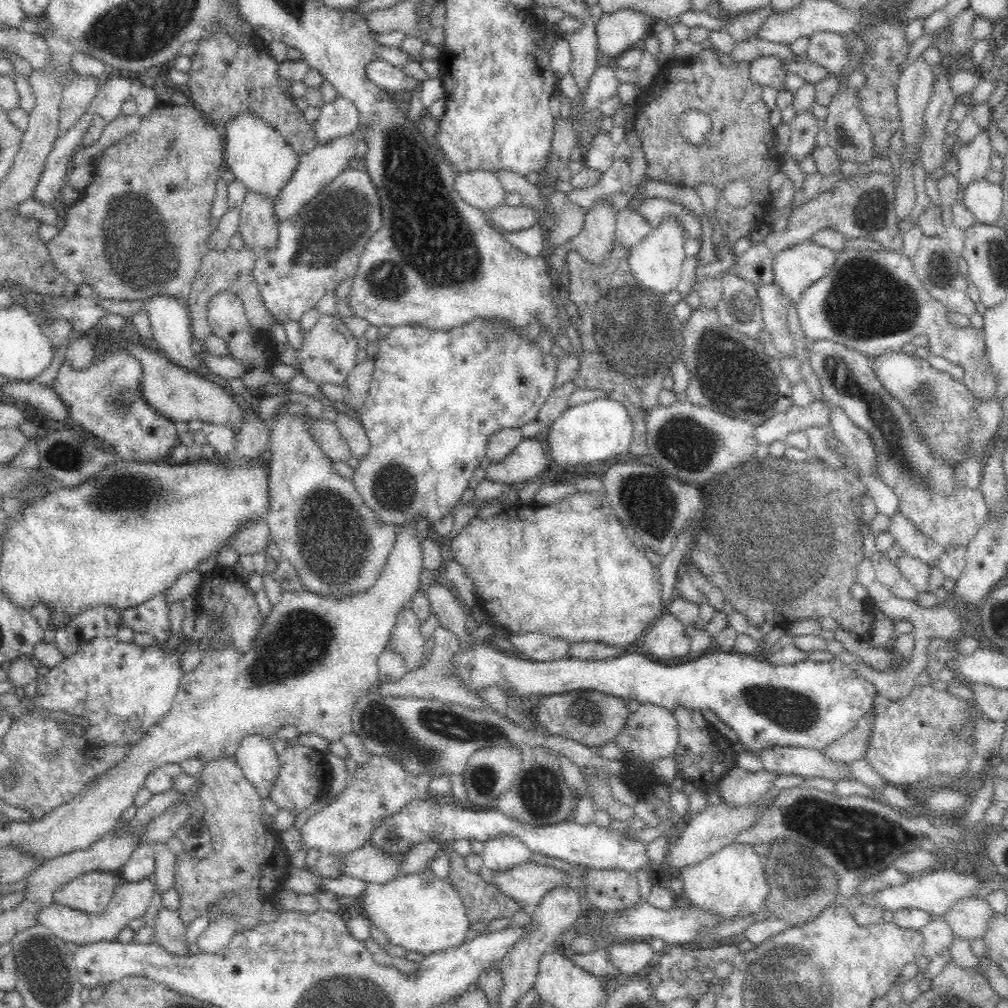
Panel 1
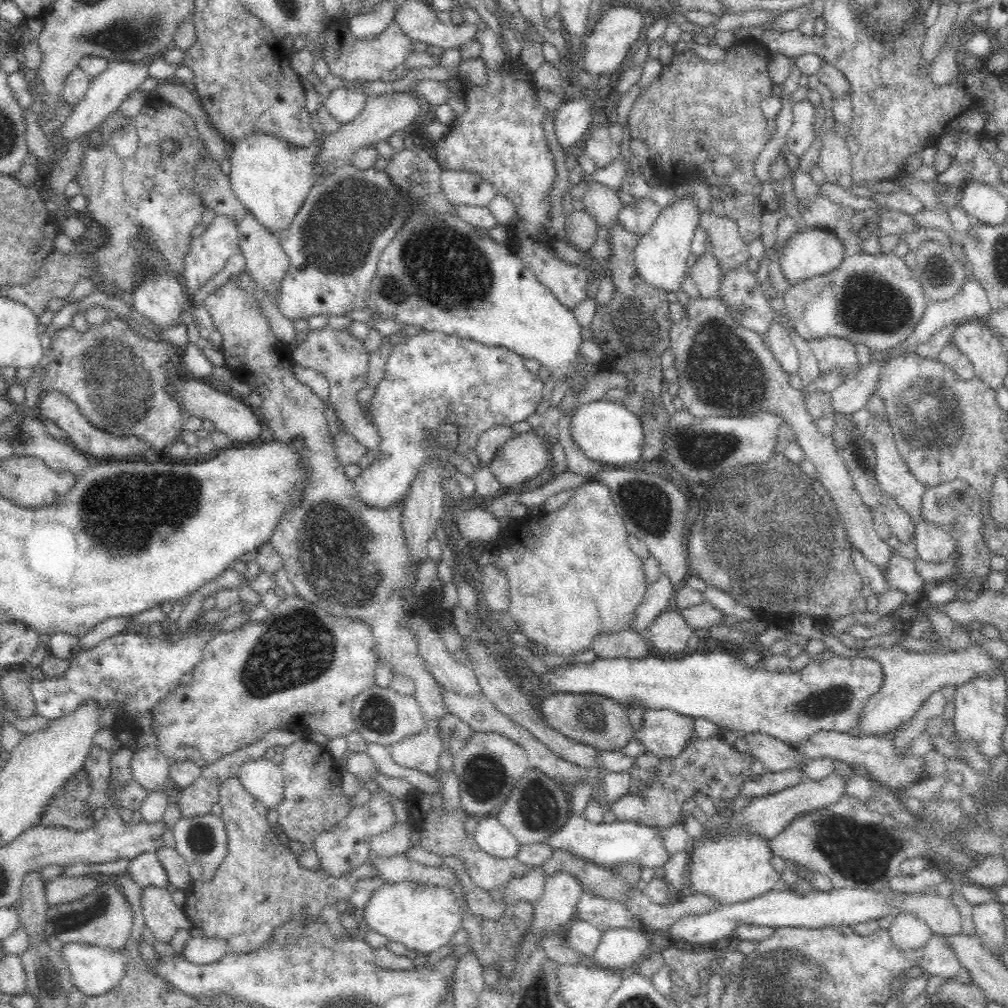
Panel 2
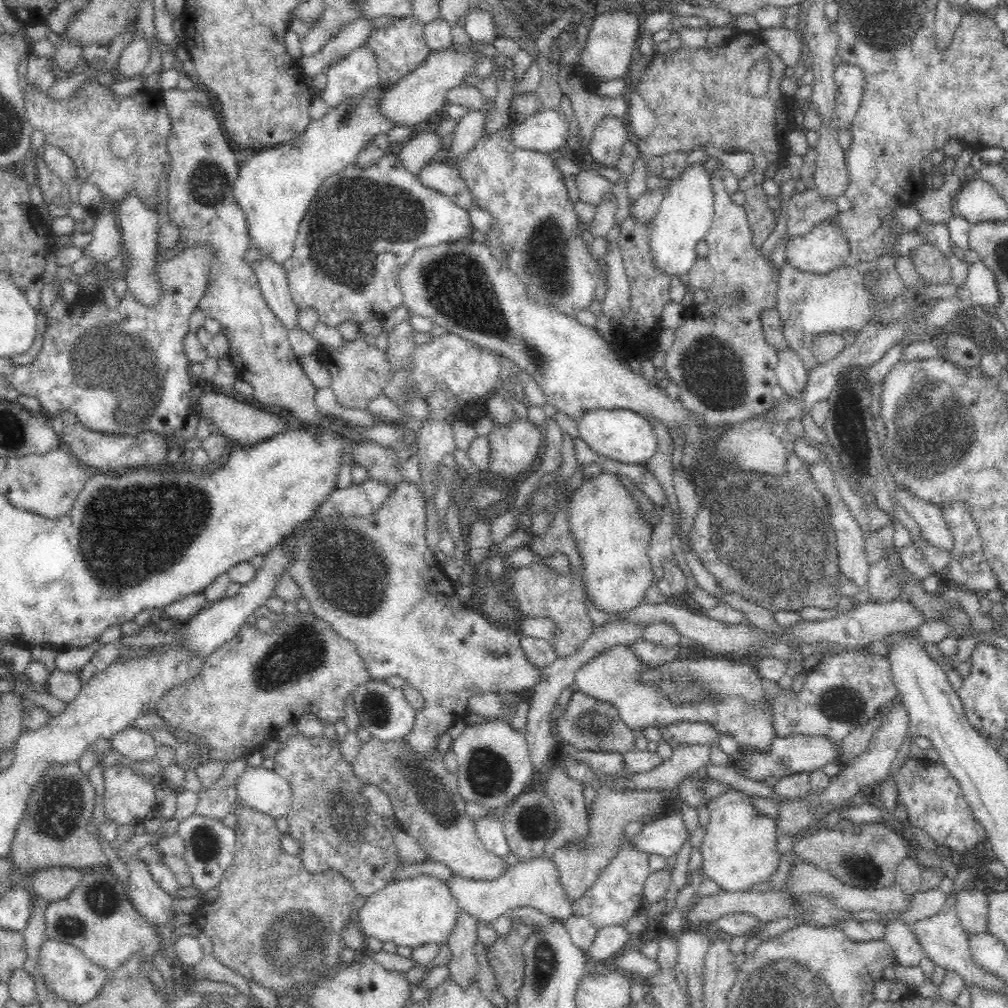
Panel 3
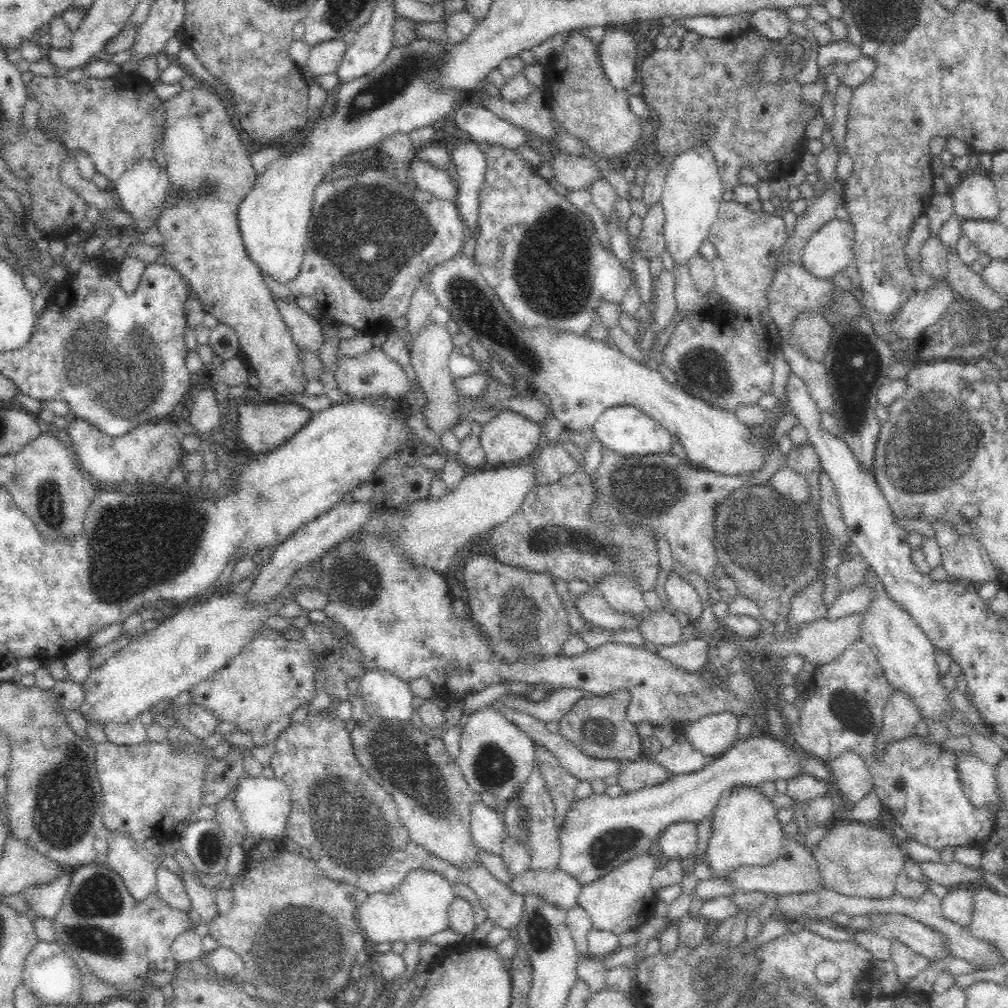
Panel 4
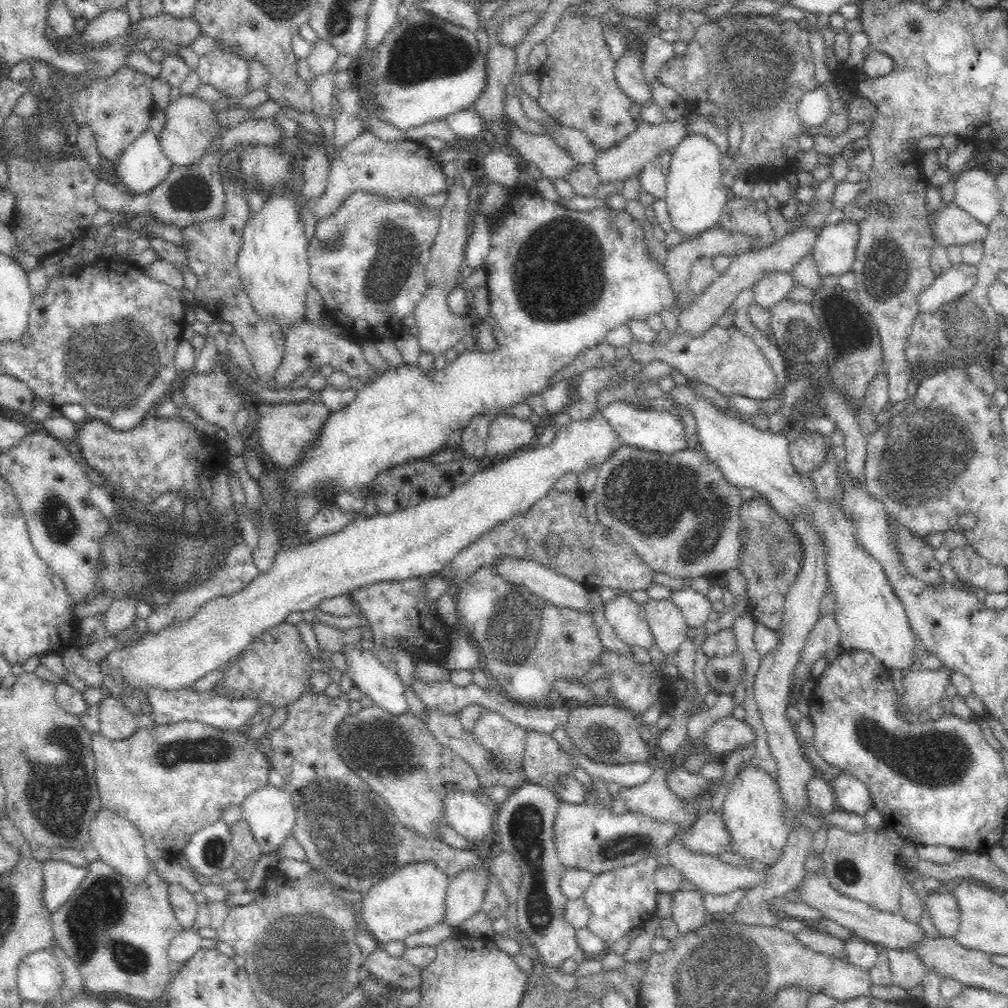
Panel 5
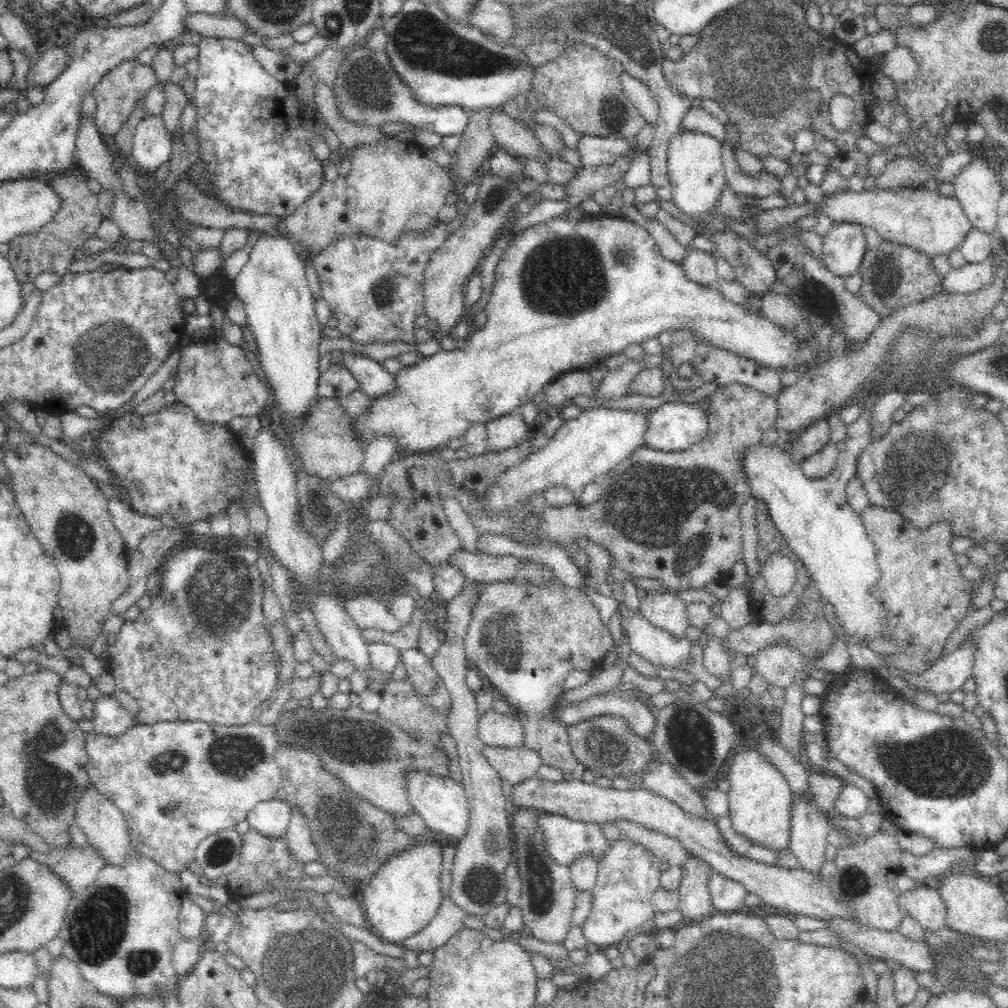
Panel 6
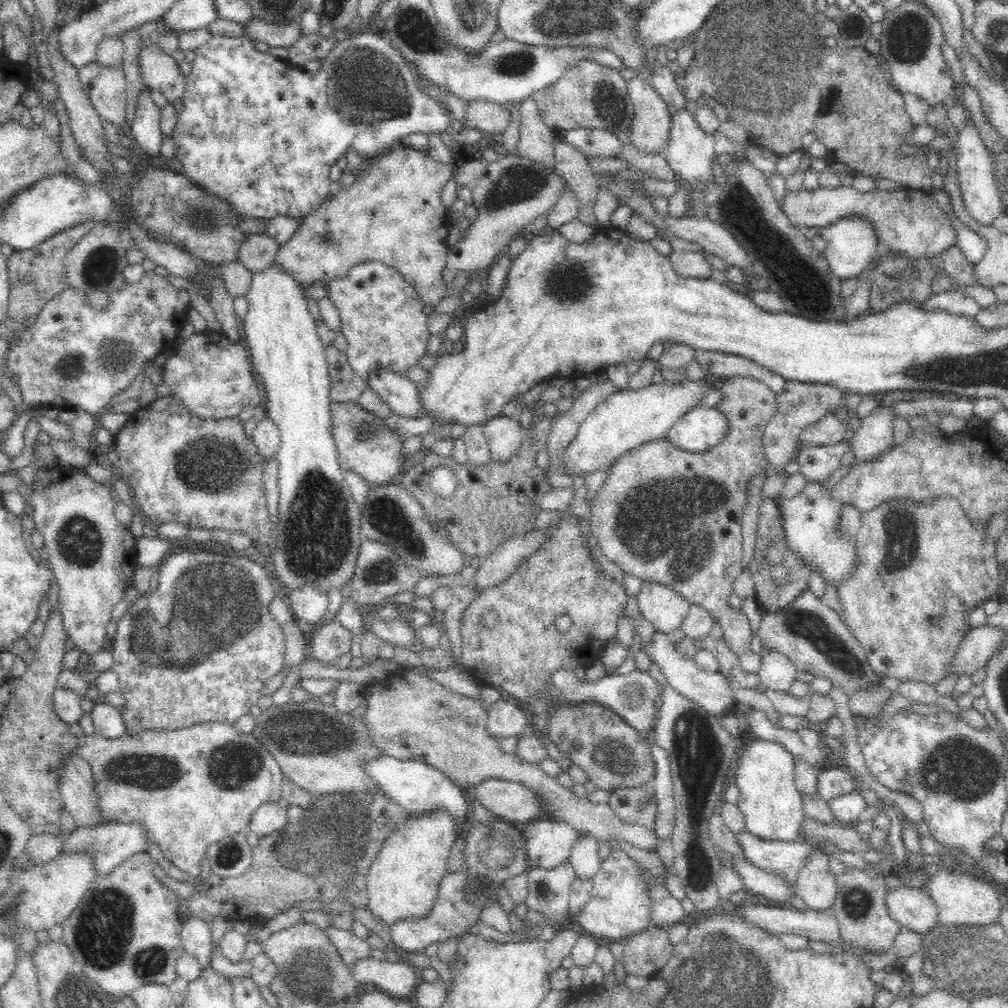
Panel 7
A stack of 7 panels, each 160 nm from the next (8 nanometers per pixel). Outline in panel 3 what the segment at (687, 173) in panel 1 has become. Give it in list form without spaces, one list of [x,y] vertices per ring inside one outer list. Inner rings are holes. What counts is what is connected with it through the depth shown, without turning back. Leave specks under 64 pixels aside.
[[[738,32],[732,41],[714,48],[685,48],[678,50],[661,50],[652,58],[652,62],[641,71],[638,83],[640,83],[640,93],[648,107],[654,113],[654,130],[638,142],[638,151],[650,158],[674,154],[674,152],[692,152],[702,148],[704,144],[712,144],[718,148],[721,154],[740,154],[740,152],[750,153],[753,156],[751,171],[746,173],[739,180],[739,190],[744,193],[746,200],[743,208],[750,227],[752,244],[756,248],[761,248],[766,238],[774,230],[776,224],[775,213],[767,204],[767,196],[764,194],[764,172],[768,165],[775,163],[777,158],[783,156],[784,135],[778,135],[776,131],[776,110],[778,102],[783,100],[780,91],[780,82],[785,77],[788,70],[786,66],[768,49],[757,32]],[[759,61],[766,61],[770,65],[768,88],[764,94],[755,97],[750,94],[748,87],[748,74]]]

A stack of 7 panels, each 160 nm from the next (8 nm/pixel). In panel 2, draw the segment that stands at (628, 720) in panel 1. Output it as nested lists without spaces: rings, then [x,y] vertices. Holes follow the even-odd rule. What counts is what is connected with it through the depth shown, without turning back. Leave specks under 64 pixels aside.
[[[646,709],[639,727],[633,732],[633,740],[637,740],[645,750],[653,752],[656,757],[673,759],[685,747],[693,730],[694,723],[692,718],[668,709]]]

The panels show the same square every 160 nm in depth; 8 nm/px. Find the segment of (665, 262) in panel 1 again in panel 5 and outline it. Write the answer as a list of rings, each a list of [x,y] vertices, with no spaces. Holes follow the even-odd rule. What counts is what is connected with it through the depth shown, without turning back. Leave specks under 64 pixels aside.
[[[699,134],[684,137],[680,144],[672,150],[666,194],[663,200],[666,202],[672,230],[678,232],[682,236],[682,240],[696,238],[699,234],[711,229],[712,226],[716,226],[724,205],[729,202],[727,191],[721,181],[720,155],[719,148],[709,138]]]

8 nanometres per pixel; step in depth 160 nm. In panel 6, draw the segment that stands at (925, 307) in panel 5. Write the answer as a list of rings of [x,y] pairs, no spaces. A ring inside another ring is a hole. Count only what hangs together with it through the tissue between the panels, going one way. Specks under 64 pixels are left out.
[[[988,256],[984,262],[978,264],[966,263],[960,268],[951,268],[949,273],[941,279],[943,292],[964,294],[990,284],[993,279],[995,266],[998,263],[995,258],[989,258]]]

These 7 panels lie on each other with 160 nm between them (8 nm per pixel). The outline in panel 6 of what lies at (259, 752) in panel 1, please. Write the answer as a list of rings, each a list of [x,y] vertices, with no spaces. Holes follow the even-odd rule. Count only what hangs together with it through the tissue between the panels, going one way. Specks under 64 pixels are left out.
[[[278,797],[264,799],[251,811],[247,818],[249,828],[266,838],[280,838],[286,834],[292,820],[292,806]]]

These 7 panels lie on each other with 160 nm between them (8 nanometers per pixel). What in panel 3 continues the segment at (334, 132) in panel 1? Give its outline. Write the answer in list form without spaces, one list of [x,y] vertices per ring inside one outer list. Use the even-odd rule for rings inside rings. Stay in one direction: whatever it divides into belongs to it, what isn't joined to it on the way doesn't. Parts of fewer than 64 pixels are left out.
[[[363,45],[327,70],[326,87],[320,95],[329,108],[338,108],[350,98],[364,98],[370,90],[382,87],[377,69],[374,52]]]

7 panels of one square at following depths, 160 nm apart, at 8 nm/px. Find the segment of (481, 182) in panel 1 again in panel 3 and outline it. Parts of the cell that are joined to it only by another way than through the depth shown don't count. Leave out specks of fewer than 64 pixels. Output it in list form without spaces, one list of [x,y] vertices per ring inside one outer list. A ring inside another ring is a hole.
[[[429,162],[420,170],[418,177],[427,188],[444,194],[458,206],[474,210],[475,199],[466,181],[446,162]]]

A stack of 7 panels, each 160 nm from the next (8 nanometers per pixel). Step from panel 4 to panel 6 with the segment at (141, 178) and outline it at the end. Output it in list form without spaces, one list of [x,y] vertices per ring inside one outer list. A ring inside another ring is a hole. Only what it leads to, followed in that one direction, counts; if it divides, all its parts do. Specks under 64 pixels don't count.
[[[146,115],[136,127],[132,150],[130,153],[130,162],[140,174],[152,174],[156,172],[162,164],[166,164],[170,160],[170,152],[172,152],[172,140],[165,131],[161,115]]]

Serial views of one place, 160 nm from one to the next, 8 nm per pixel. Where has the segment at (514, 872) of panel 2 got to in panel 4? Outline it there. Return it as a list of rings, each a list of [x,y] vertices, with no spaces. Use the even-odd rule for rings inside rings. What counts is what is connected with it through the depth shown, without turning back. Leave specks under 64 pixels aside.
[[[368,718],[364,726],[355,725],[350,736],[360,766],[393,798],[397,819],[406,826],[408,836],[414,844],[458,869],[483,866],[480,851],[470,831],[470,806],[480,801],[482,796],[469,787],[460,765],[448,755],[442,738],[420,731],[411,722],[384,721],[379,718]]]

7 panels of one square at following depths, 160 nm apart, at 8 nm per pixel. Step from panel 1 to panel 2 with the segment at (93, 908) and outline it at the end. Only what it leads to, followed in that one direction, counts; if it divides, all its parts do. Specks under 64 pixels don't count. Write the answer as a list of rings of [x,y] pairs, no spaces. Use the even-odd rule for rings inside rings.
[[[58,876],[46,882],[45,898],[49,906],[71,904],[90,897],[102,884],[90,876]]]

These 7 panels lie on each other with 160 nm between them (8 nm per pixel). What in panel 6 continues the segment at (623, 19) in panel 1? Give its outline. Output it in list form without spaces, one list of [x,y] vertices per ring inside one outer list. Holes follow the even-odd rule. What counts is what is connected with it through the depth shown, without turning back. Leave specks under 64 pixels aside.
[[[626,71],[620,74],[619,81],[622,92],[627,96],[631,106],[646,119],[646,123],[655,126],[659,106],[646,83]]]

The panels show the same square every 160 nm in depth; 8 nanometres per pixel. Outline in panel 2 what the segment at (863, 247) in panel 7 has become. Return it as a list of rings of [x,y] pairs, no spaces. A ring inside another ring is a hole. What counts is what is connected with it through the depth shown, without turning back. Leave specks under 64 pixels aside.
[[[808,226],[802,228],[798,233],[794,233],[788,239],[788,244],[780,254],[779,265],[786,280],[794,286],[808,278],[832,272],[842,262],[843,257],[843,244],[834,233]]]

